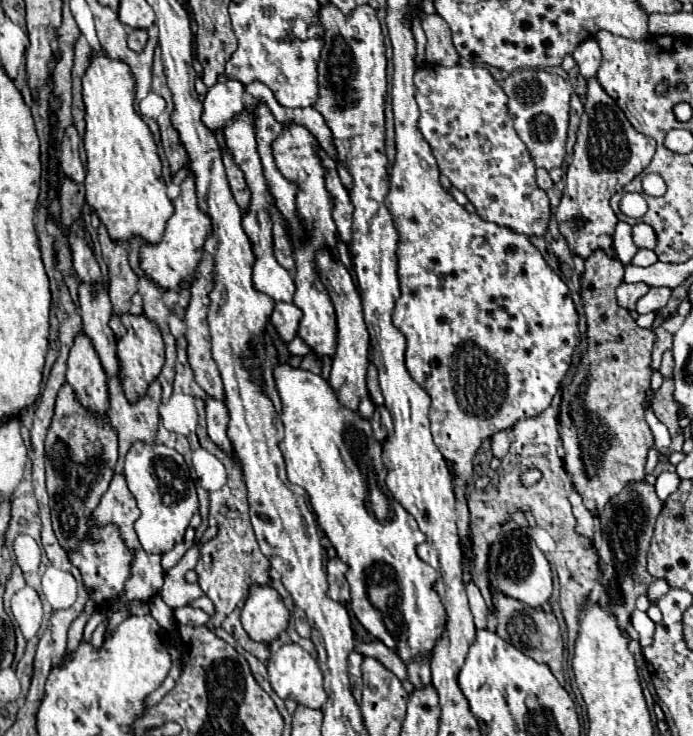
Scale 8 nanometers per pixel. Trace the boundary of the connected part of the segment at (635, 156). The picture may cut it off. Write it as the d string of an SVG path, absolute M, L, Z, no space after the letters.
M597 77L587 79L587 99L585 111L581 115L577 141L573 149L573 159L567 165L567 179L563 189L563 199L557 207L557 225L569 251L587 259L597 249L615 257L613 249L613 229L617 217L609 205L611 195L617 191L619 181L631 181L639 175L655 155L655 139L633 129L619 105L605 93Z

